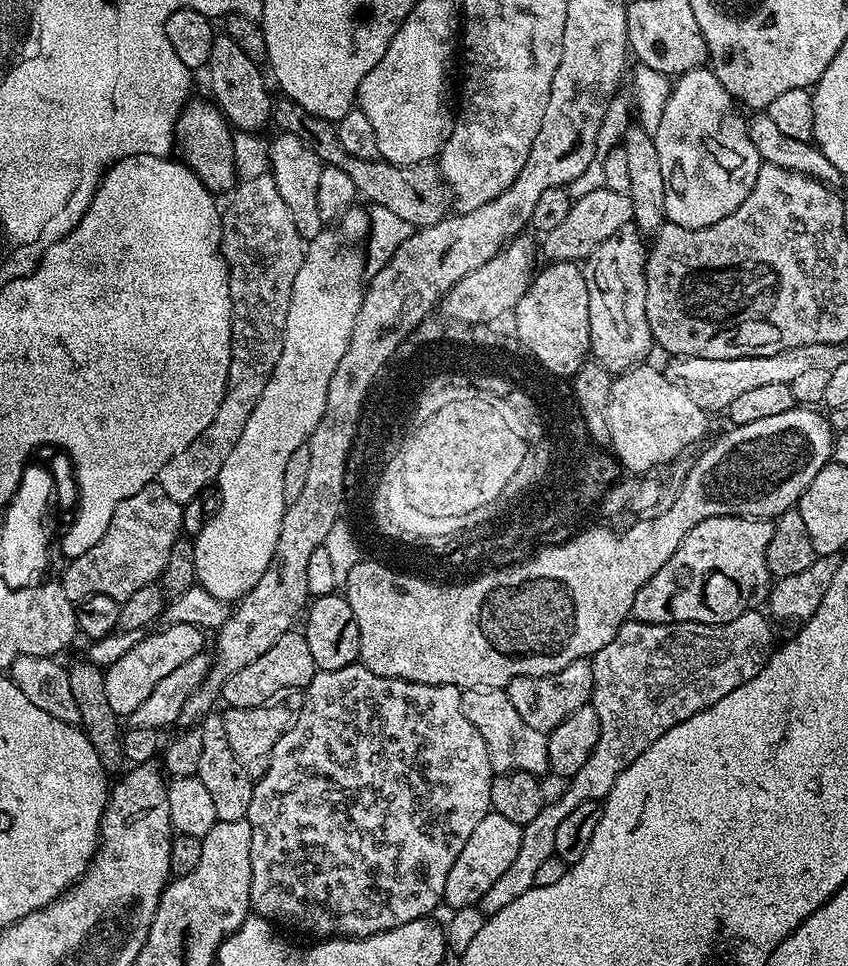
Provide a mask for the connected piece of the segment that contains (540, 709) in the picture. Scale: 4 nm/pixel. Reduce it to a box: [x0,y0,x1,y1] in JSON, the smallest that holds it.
[507,659,594,734]

